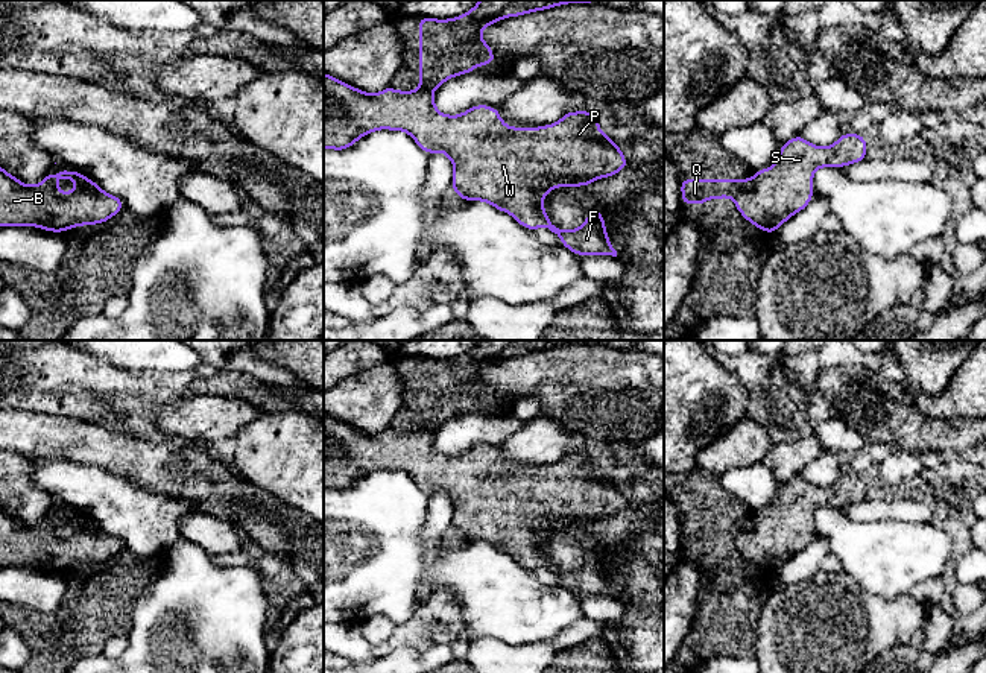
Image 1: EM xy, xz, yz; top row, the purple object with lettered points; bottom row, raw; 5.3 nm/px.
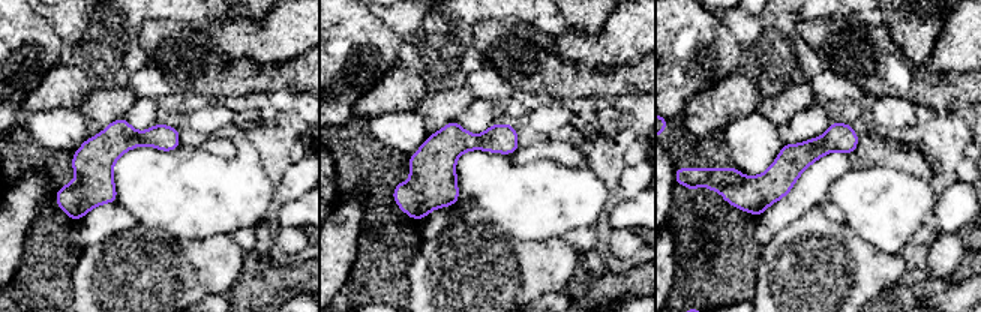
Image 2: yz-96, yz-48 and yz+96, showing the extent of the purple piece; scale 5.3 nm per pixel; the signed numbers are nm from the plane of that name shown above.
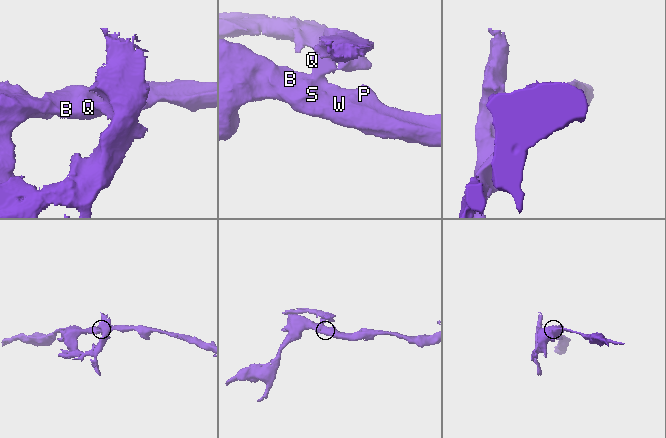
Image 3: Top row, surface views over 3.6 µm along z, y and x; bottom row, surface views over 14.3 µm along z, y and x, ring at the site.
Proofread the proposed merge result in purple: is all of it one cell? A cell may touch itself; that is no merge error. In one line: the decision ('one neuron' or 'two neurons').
two neurons

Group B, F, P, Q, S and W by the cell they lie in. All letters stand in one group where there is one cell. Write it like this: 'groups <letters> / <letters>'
groups B F P S W / Q

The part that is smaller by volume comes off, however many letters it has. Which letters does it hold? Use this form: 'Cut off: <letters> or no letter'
Cut off: Q

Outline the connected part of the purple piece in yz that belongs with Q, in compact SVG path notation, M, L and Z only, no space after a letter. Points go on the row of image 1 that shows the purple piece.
M681 179L682 205L702 205L709 199L735 199L740 193L749 193L754 188L752 179Z

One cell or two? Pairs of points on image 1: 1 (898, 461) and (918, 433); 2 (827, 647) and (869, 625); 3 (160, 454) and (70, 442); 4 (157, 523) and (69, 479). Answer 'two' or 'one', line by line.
1: two
2: one
3: one
4: one

